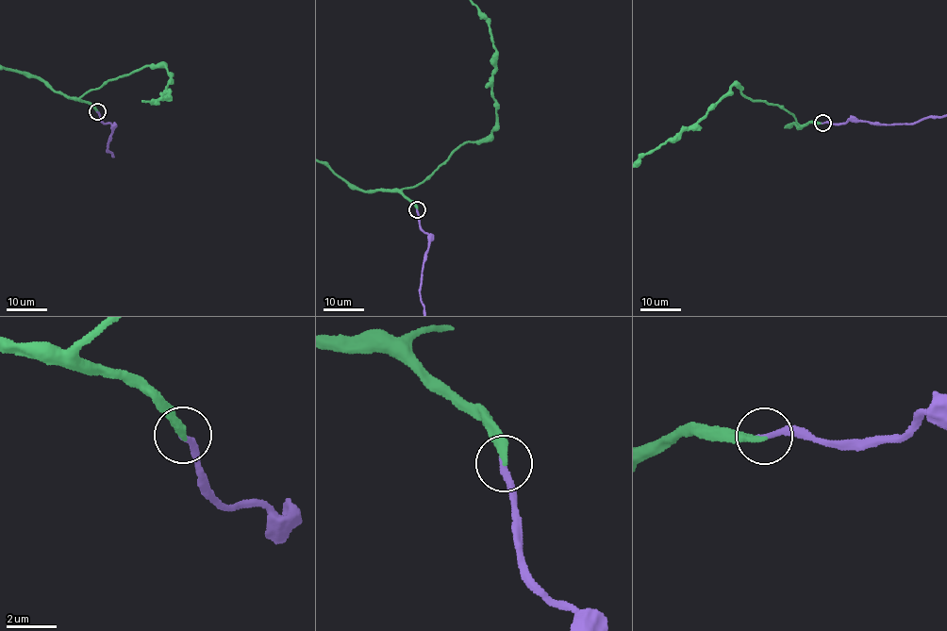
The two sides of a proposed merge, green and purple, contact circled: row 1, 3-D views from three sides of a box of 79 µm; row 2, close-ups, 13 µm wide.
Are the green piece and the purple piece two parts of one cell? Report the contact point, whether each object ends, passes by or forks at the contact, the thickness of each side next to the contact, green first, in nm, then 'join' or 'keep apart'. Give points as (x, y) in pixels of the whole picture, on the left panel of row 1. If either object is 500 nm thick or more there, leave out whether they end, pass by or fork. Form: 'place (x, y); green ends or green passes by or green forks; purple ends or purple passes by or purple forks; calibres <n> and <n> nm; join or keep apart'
place (97, 111); green ends; purple ends; calibres 280 and 240 nm; keep apart

